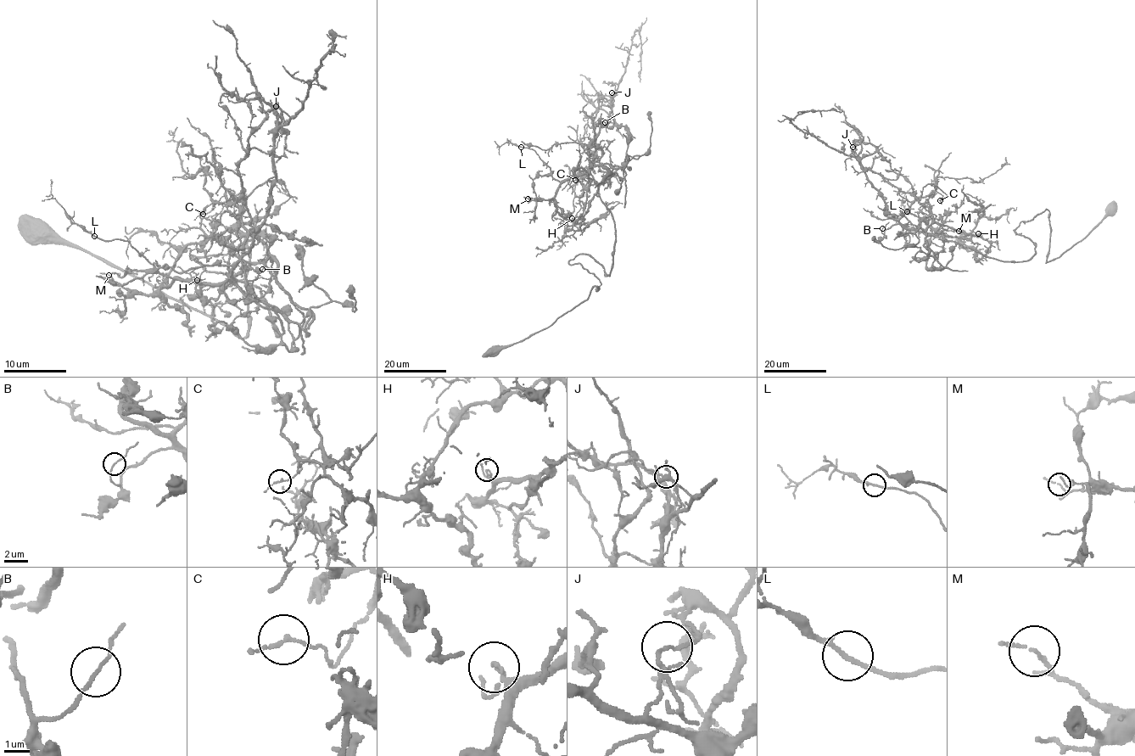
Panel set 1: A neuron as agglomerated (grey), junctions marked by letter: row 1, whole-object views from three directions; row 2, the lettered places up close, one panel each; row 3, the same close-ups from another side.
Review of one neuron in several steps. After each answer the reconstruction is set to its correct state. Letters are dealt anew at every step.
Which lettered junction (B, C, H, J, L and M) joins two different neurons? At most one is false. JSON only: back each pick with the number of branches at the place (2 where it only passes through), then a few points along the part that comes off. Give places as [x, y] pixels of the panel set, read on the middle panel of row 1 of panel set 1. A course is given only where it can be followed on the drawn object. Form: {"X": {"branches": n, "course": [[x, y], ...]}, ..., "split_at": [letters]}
{"J": {"branches": 2, "course": [[612, 92], [598, 99], [593, 120], [598, 165], [576, 176], [562, 245]]}, "split_at": ["J"]}

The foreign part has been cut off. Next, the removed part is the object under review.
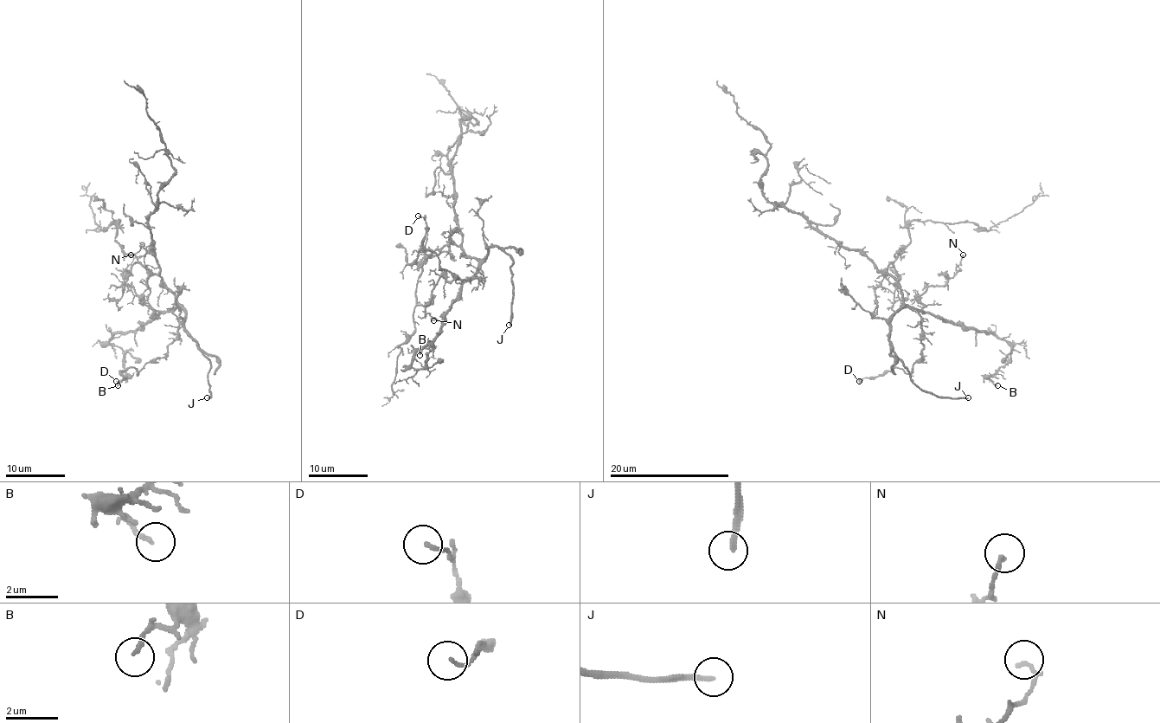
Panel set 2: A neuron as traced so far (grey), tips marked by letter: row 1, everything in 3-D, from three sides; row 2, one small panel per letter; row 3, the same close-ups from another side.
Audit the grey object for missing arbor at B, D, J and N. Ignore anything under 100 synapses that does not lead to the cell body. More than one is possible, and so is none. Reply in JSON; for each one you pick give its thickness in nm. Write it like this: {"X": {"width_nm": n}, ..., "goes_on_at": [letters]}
{"J": {"width_nm": 200}, "goes_on_at": ["J"]}

